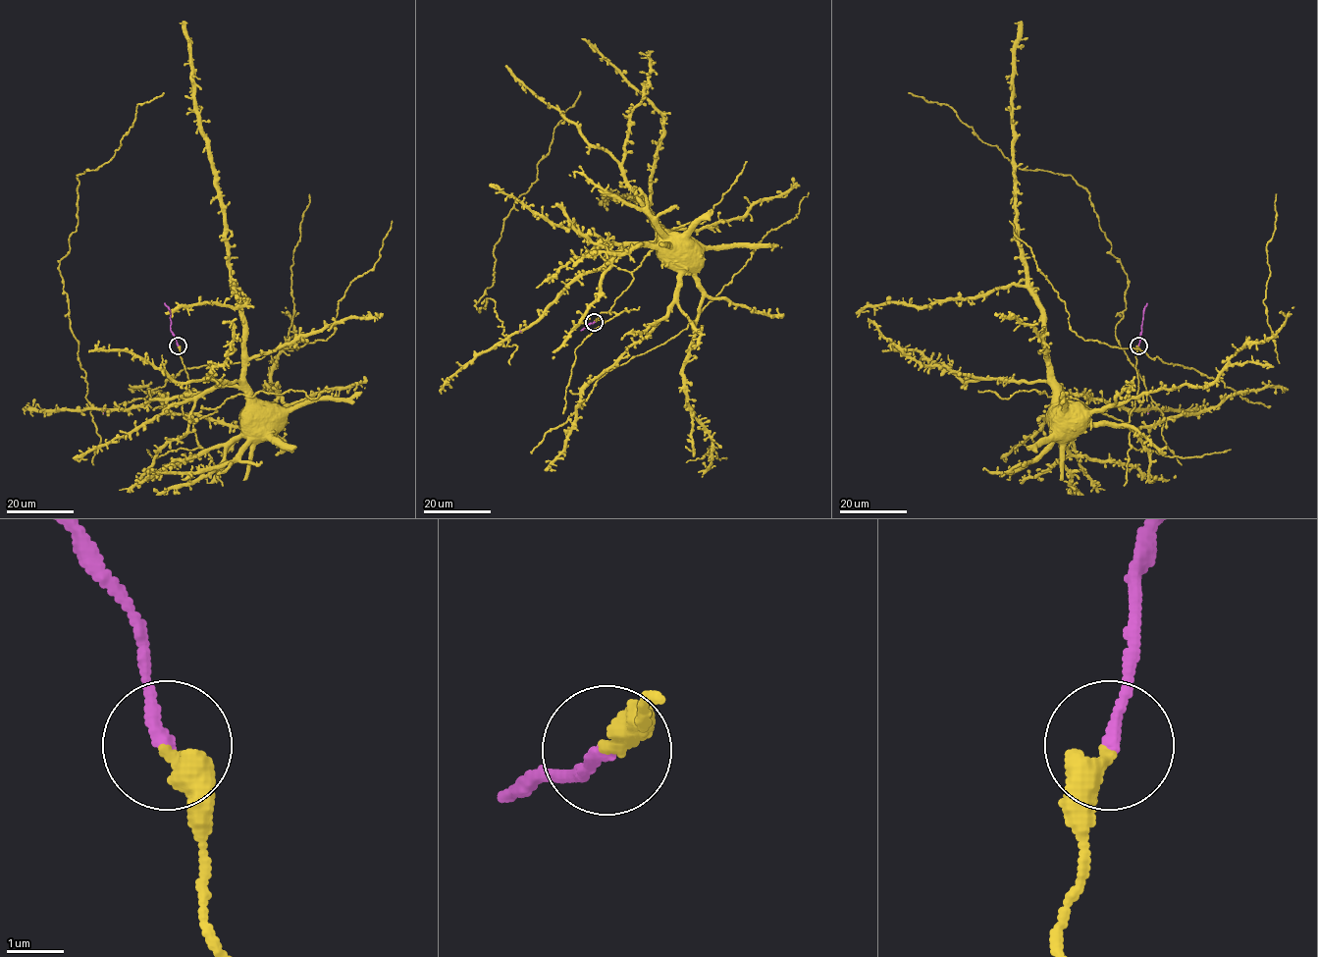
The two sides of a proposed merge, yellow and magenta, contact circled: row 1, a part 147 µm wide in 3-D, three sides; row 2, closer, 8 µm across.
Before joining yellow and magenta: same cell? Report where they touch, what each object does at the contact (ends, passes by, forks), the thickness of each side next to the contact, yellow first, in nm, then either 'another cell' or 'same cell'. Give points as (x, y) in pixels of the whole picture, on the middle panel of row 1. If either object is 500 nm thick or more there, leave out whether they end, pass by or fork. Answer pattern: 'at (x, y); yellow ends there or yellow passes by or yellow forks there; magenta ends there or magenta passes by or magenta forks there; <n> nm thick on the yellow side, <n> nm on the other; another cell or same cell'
at (594, 322); yellow ends there; magenta ends there; 400 nm thick on the yellow side, 240 nm on the other; same cell

